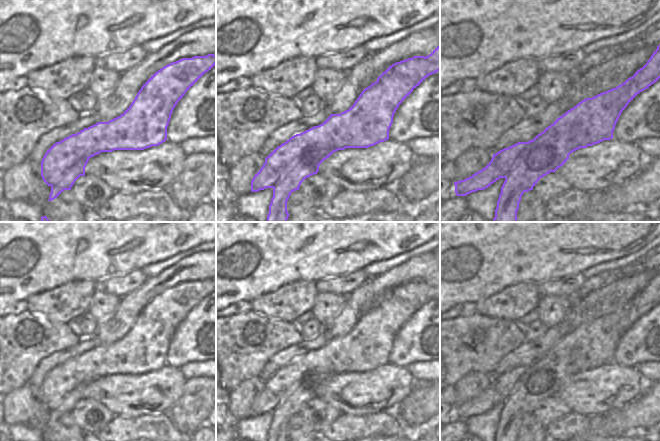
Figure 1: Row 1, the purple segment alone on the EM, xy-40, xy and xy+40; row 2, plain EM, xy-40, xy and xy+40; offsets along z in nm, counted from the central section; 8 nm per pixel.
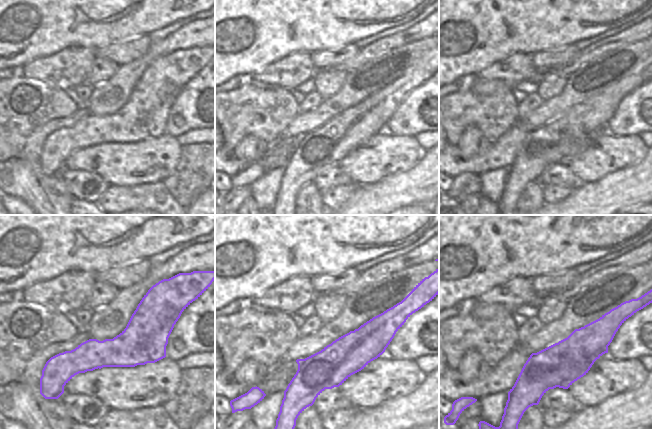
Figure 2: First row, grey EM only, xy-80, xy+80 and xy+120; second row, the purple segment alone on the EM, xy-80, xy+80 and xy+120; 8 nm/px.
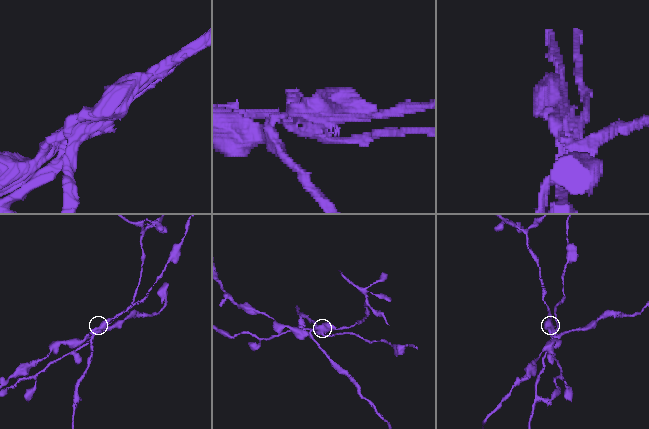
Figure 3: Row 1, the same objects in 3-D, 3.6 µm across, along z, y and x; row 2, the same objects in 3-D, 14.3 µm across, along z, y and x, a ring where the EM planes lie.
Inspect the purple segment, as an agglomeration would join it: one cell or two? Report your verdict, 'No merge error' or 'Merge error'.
Merge error.

